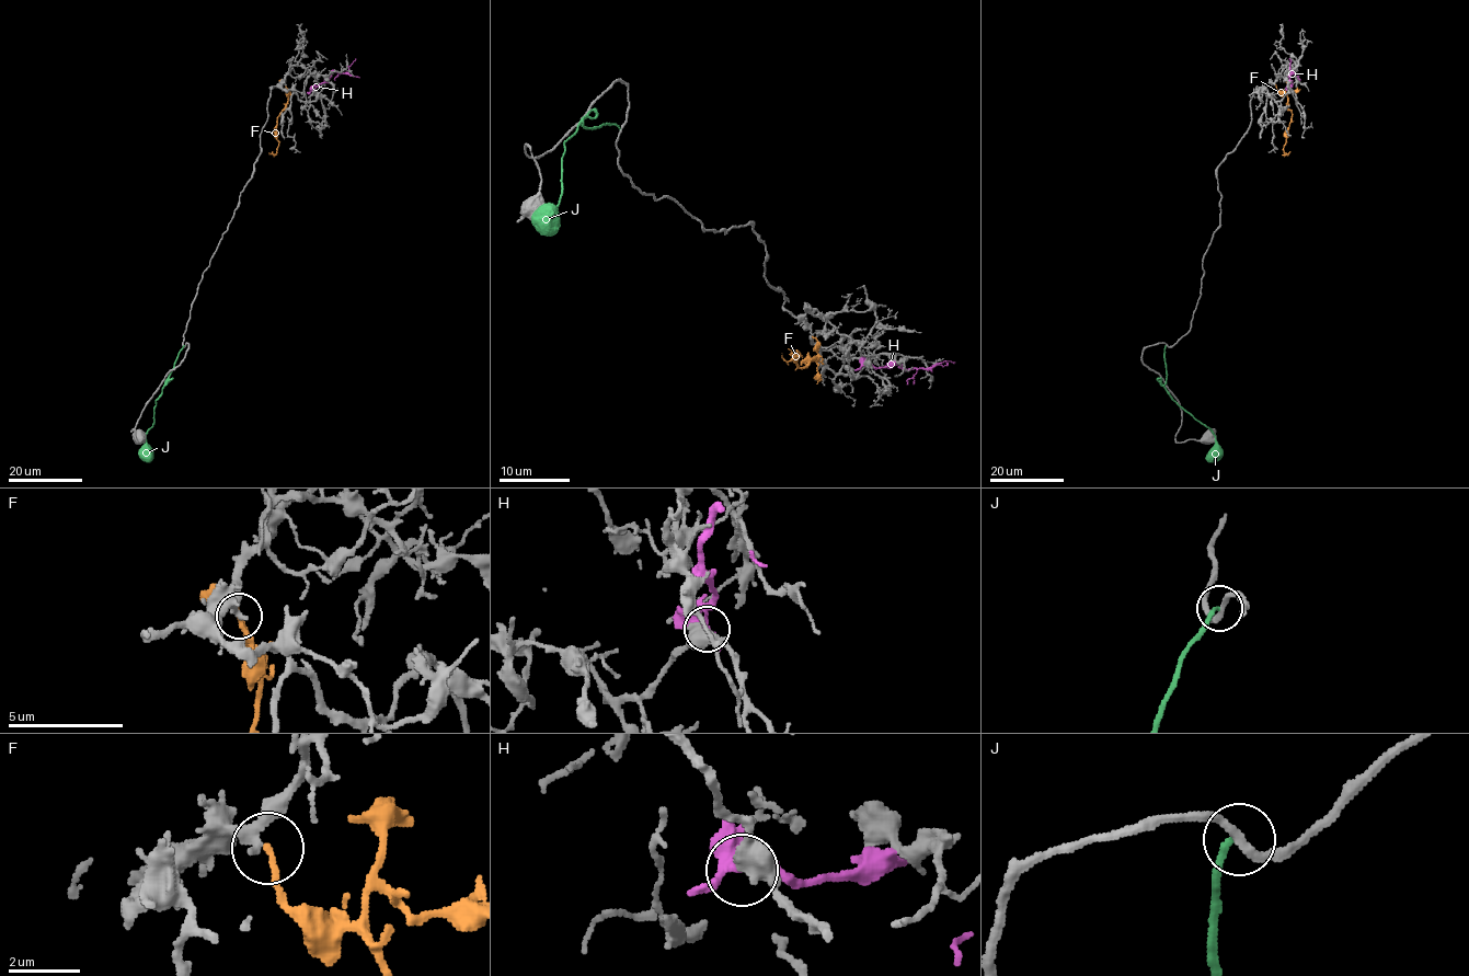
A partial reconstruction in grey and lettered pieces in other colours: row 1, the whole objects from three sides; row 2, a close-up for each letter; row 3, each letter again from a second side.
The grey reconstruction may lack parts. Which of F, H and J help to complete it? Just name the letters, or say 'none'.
F

